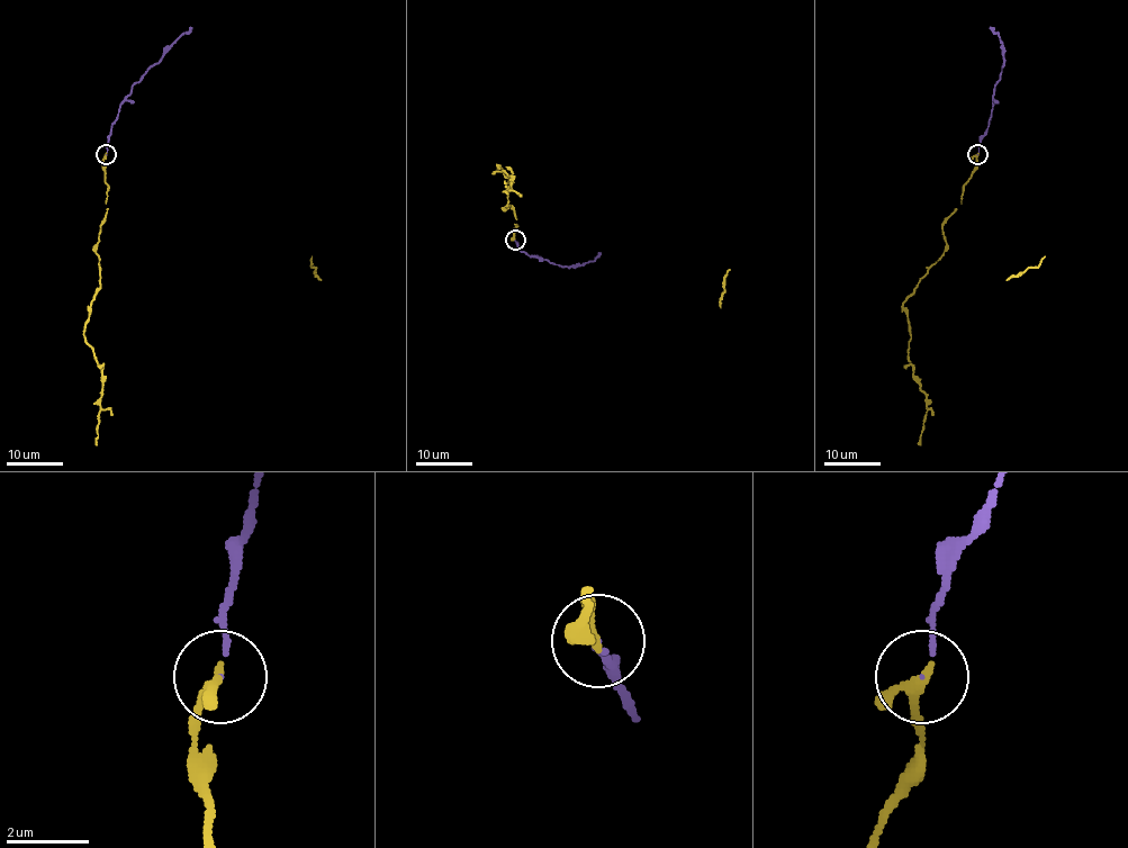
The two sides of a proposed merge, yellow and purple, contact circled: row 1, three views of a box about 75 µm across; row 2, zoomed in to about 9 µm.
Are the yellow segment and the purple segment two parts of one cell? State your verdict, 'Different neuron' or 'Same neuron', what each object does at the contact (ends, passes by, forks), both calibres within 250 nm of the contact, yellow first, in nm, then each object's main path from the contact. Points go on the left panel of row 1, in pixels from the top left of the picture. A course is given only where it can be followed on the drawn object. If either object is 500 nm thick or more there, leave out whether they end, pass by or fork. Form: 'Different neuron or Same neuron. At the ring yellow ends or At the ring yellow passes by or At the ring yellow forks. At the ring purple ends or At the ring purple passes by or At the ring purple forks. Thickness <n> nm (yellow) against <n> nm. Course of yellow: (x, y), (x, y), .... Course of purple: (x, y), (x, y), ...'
Same neuron. At the ring yellow passes by. At the ring purple ends. Thickness 200 nm (yellow) against 80 nm. Course of yellow: (106, 154), (104, 168), (107, 210), (96, 249), (100, 287), (90, 304), (83, 337), (101, 373), (96, 444). Course of purple: (106, 154), (107, 137), (120, 104), (131, 87), (191, 27)

